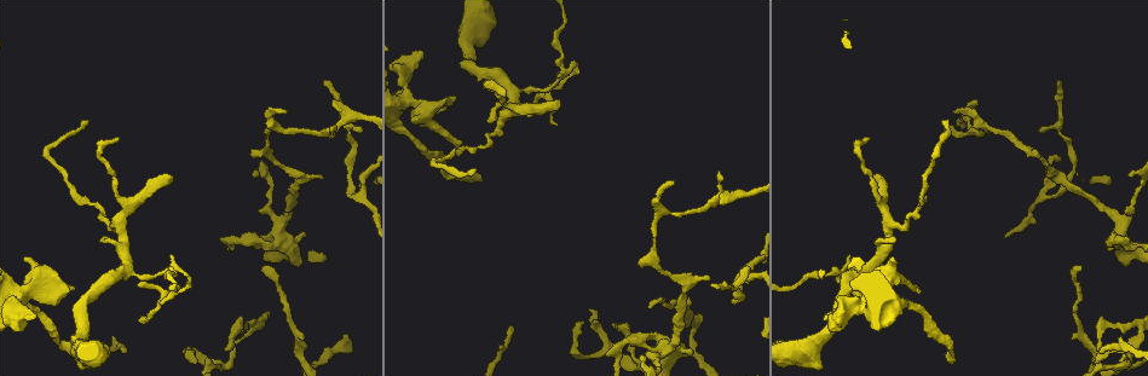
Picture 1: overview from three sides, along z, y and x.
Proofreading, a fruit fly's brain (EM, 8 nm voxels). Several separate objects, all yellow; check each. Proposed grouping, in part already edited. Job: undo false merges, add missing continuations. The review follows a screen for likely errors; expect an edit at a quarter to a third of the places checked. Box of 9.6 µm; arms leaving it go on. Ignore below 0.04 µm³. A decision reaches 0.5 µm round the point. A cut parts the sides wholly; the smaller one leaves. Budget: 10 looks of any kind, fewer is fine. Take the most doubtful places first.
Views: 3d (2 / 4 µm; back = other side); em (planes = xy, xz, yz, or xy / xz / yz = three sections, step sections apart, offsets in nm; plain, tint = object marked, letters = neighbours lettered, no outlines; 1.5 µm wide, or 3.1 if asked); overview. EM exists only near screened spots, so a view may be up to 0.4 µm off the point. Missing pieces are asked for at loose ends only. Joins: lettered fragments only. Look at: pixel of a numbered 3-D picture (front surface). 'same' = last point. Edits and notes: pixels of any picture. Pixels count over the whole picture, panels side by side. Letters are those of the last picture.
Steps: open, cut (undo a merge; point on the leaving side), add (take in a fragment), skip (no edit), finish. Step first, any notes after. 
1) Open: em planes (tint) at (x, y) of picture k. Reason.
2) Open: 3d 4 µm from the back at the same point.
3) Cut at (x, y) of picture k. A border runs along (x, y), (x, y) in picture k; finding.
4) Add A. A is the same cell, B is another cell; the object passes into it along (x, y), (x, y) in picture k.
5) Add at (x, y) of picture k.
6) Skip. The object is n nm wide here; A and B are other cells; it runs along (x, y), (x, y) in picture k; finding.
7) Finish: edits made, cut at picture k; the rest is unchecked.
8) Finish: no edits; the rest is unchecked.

Open: 3d 4 µm from the back at (171, 177) of picture 1. An open end.

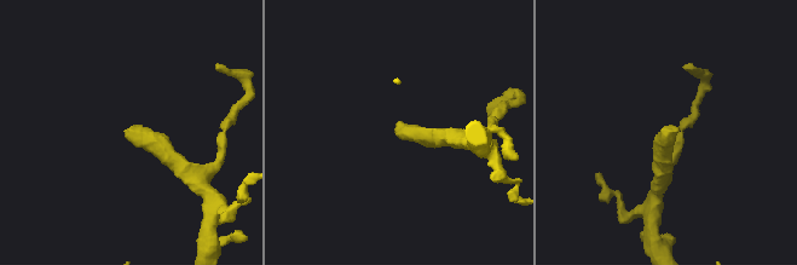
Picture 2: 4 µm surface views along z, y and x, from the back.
Open: em planes (letters) at (127, 130) of picture 2.

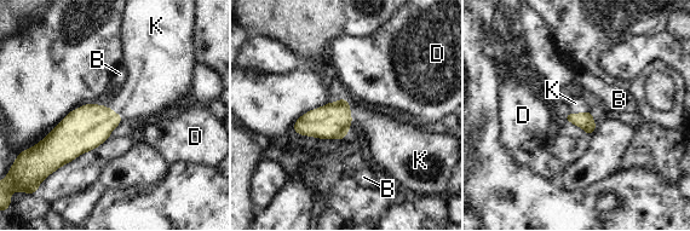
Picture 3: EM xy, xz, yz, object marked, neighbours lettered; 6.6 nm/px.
Add K. K is the same cell, B and D are other cells; the object passes into it along (584, 120), (576, 114), (575, 103) in picture 3; it goes on there.

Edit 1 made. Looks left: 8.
Open: overview. Redraw.

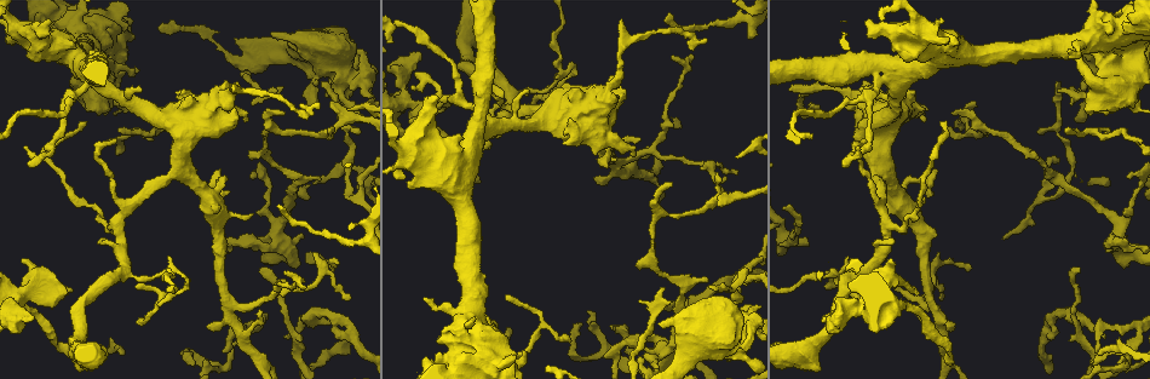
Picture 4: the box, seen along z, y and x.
Open: em xz step 4 (tint) at (672, 183) of picture 4. Branch stops here.

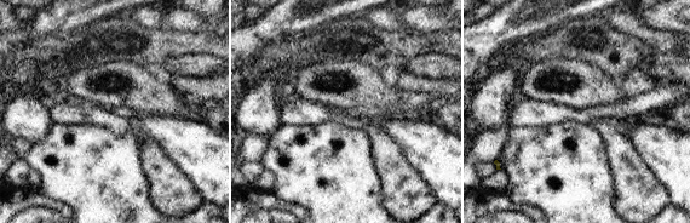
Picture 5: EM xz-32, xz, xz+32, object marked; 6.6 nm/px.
Open: em xy step 4 (letters) at the same point. Cut it another way.

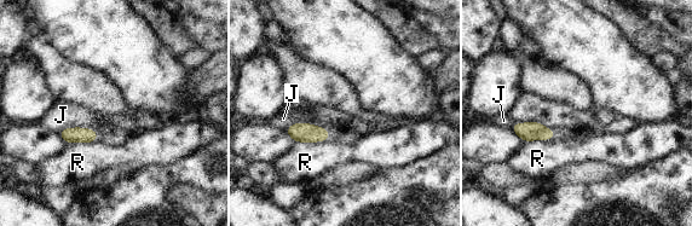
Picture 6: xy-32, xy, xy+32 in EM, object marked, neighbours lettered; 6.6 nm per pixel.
Skip. The longest contact is with J, 260 nm; J and R are other cells; a border runs along (329, 138), (322, 142), (294, 143) in picture 6; none of them fits.

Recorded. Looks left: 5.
Open: em xy step 8 (tint) at (1071, 106) of picture 4. An open end.

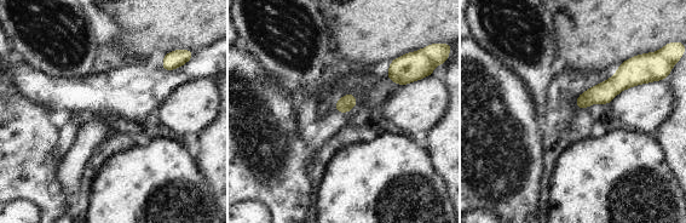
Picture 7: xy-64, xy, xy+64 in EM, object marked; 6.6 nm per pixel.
Open: em planes (letters) at the same point.

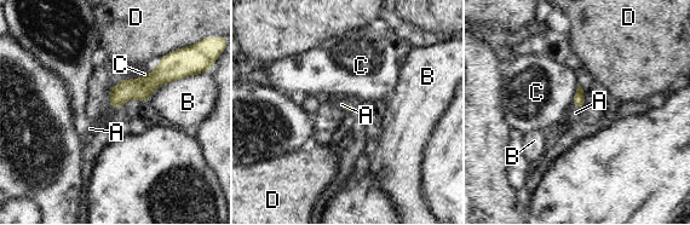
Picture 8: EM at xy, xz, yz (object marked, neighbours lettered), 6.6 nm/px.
Add A. A is the same cell, B, C and D are other cells; the object passes into it along (579, 97), (578, 108), (575, 113) in picture 8; it goes on there.

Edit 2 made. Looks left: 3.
Open: overview.

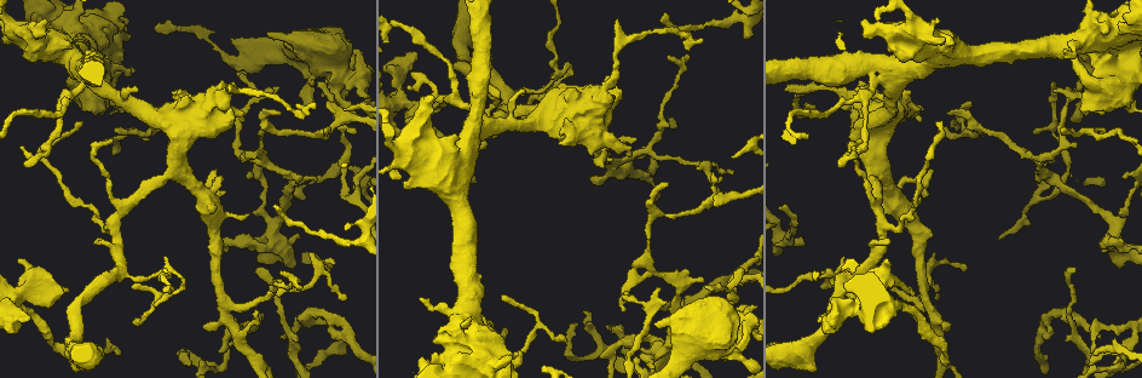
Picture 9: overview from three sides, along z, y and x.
Open: em xz step 8 (tint) at (933, 171) of picture 9. Free end.

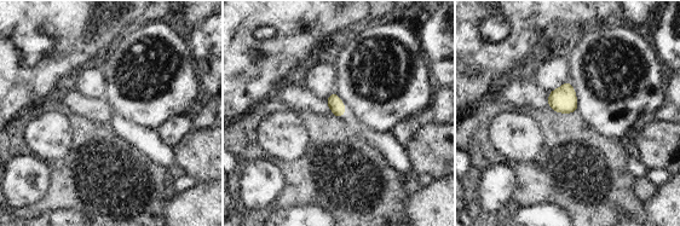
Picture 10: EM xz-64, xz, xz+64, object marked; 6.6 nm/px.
Open: em planes (letters) at the same point. Another direction.

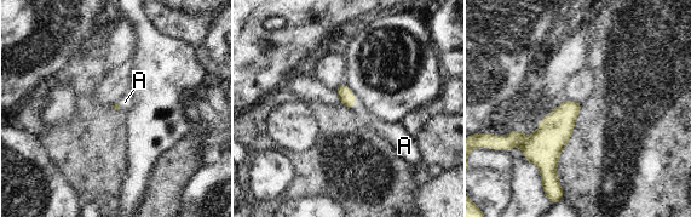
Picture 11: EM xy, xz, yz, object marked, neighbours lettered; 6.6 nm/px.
Add A. A is the same cell; the object passes into it along (347, 98), (355, 102), (362, 115) in picture 11; it goes on there.

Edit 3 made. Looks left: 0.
Finish: edits made, add at picture 3, add at picture 8, add at picture 11; the rest is unchecked.

